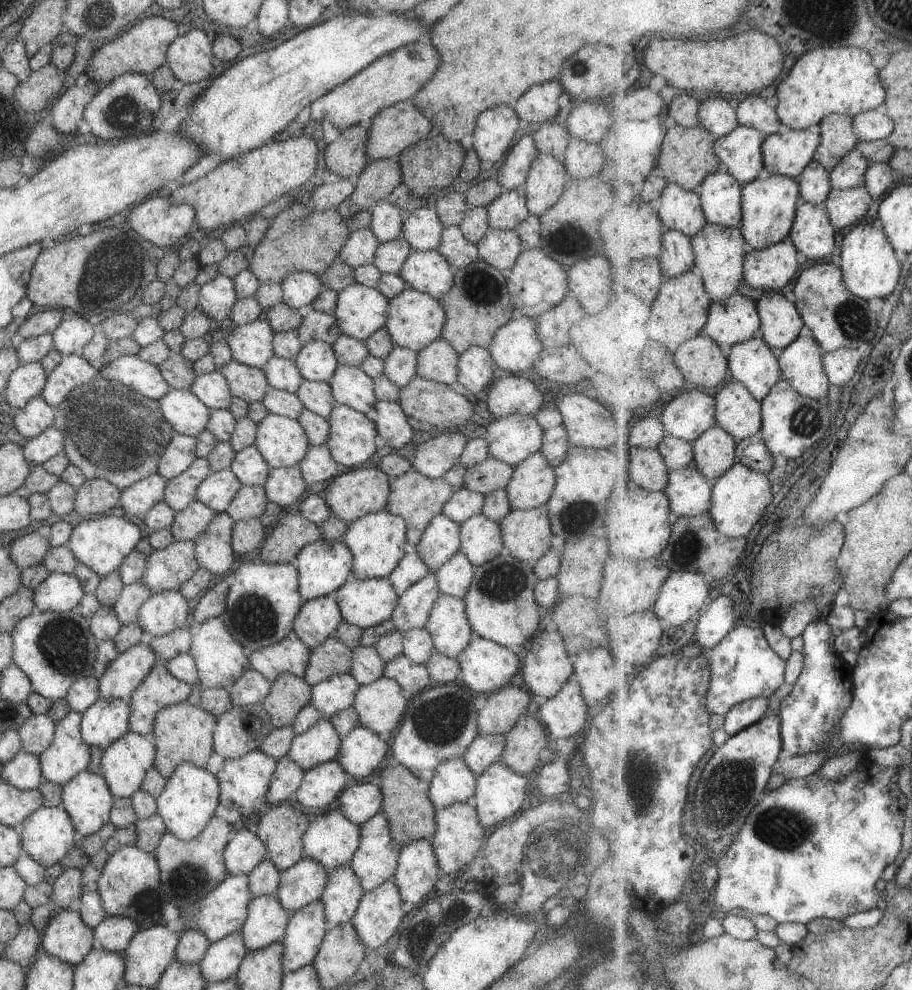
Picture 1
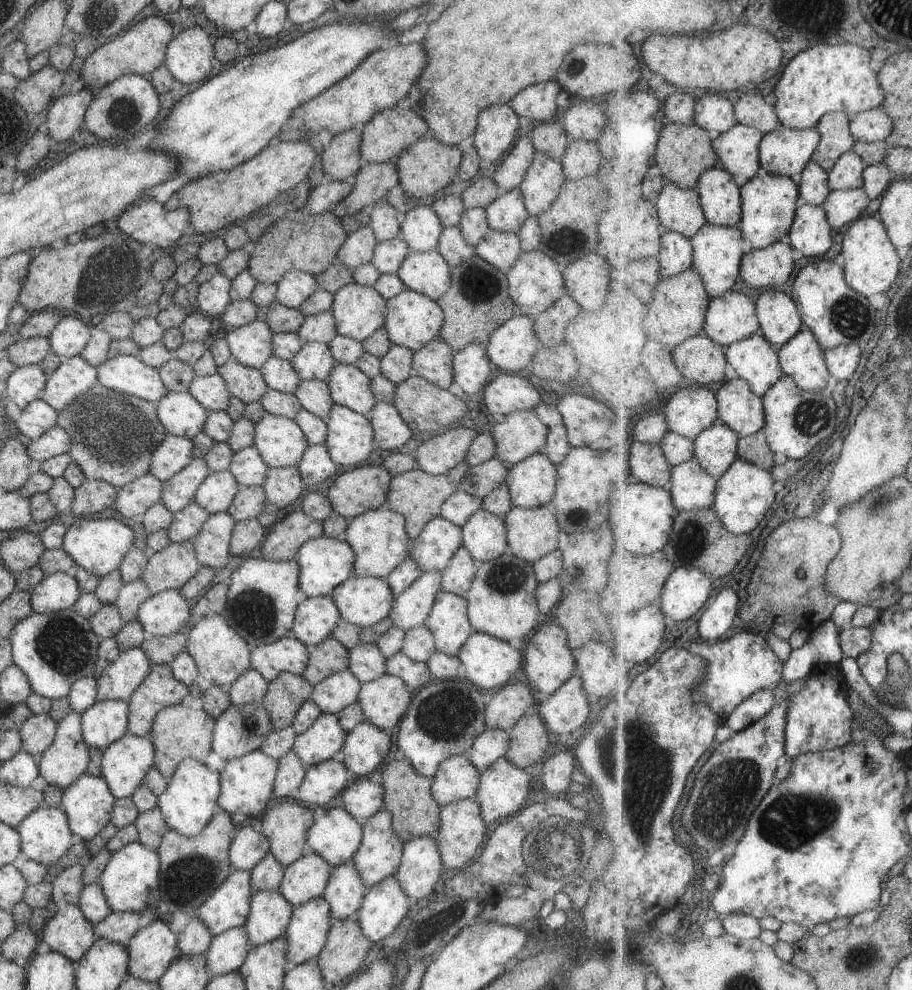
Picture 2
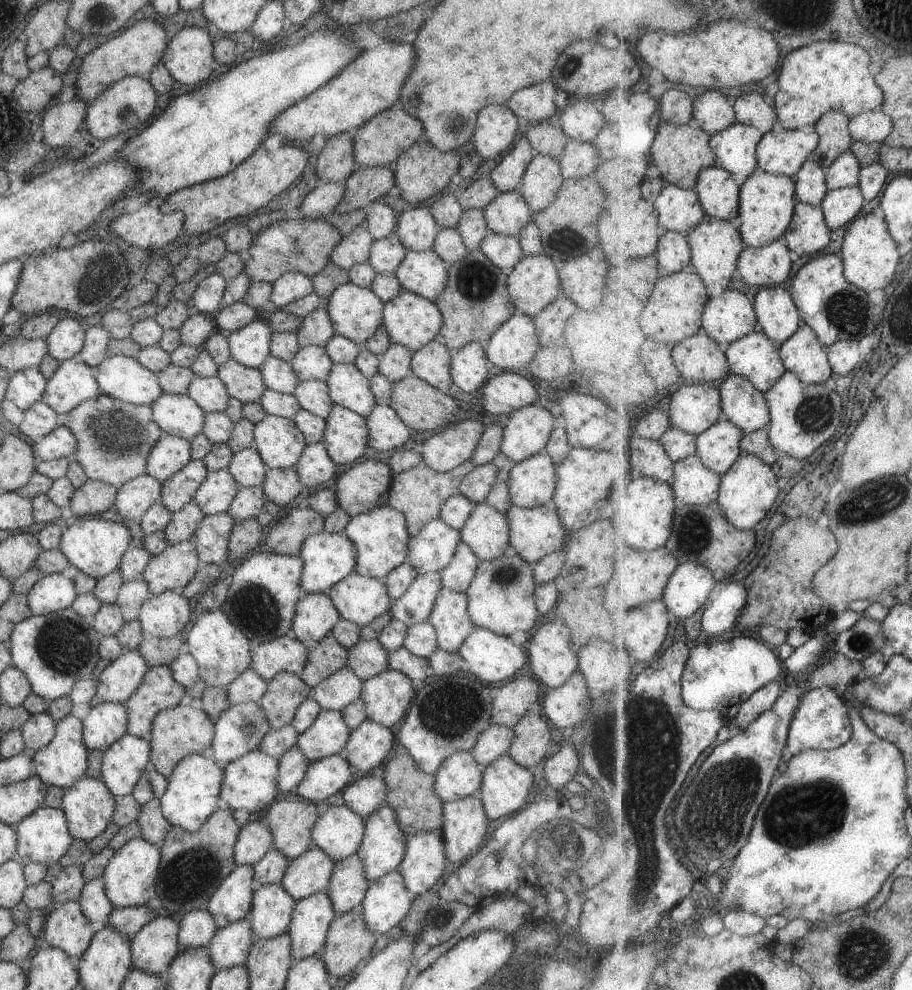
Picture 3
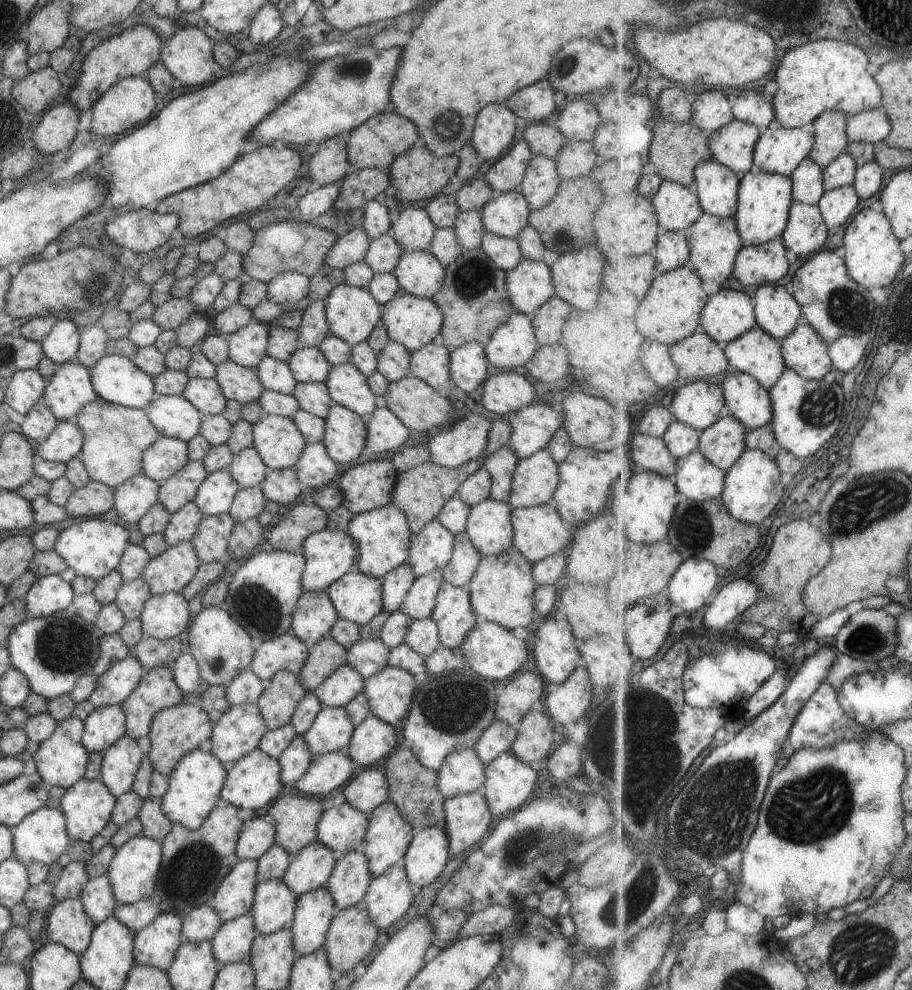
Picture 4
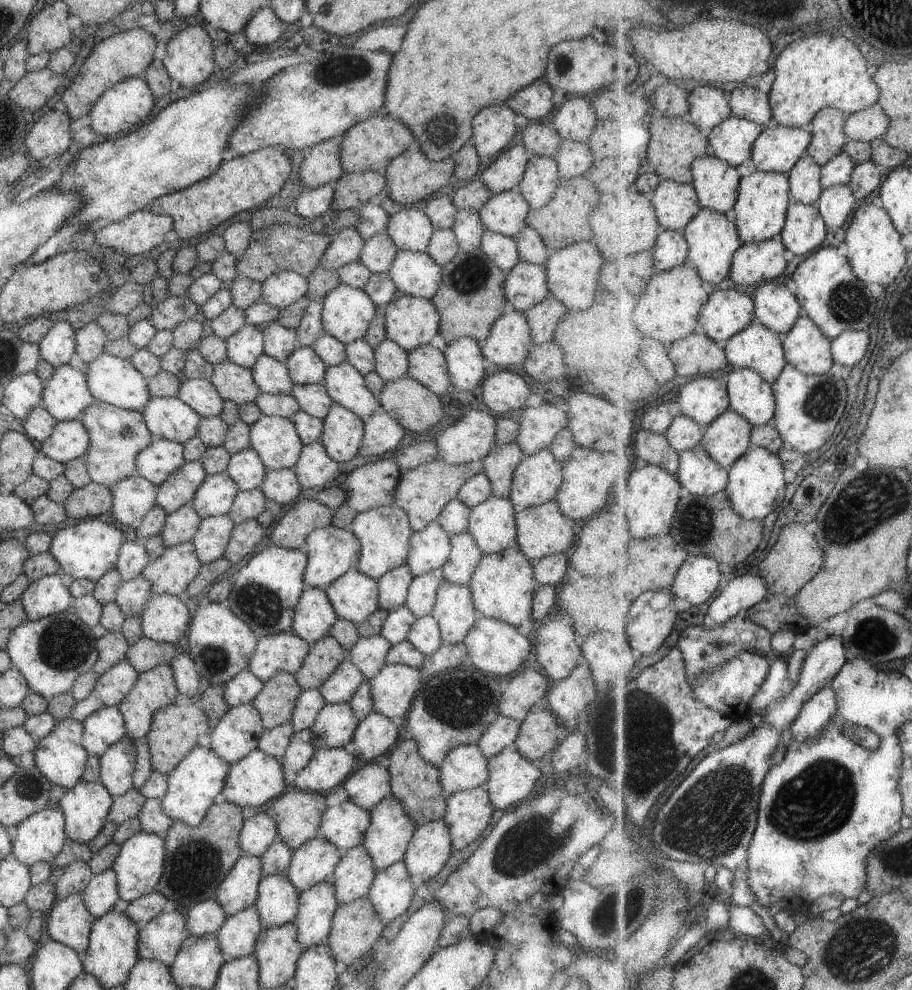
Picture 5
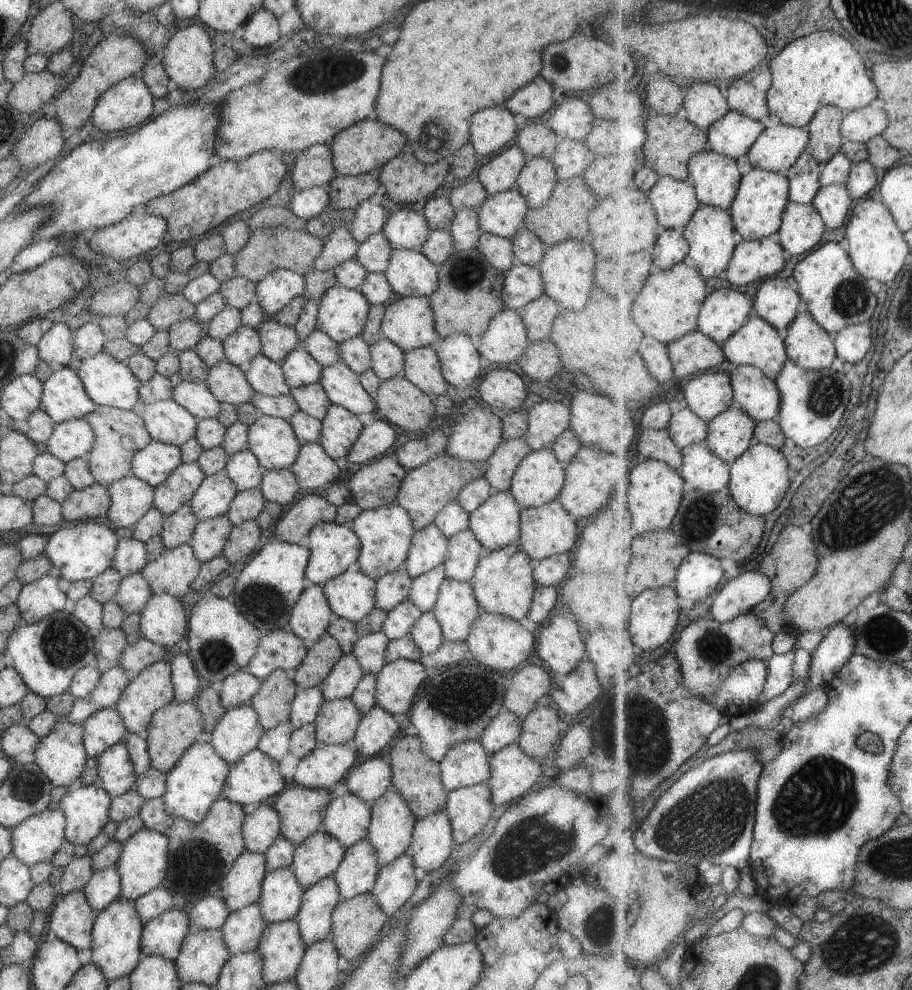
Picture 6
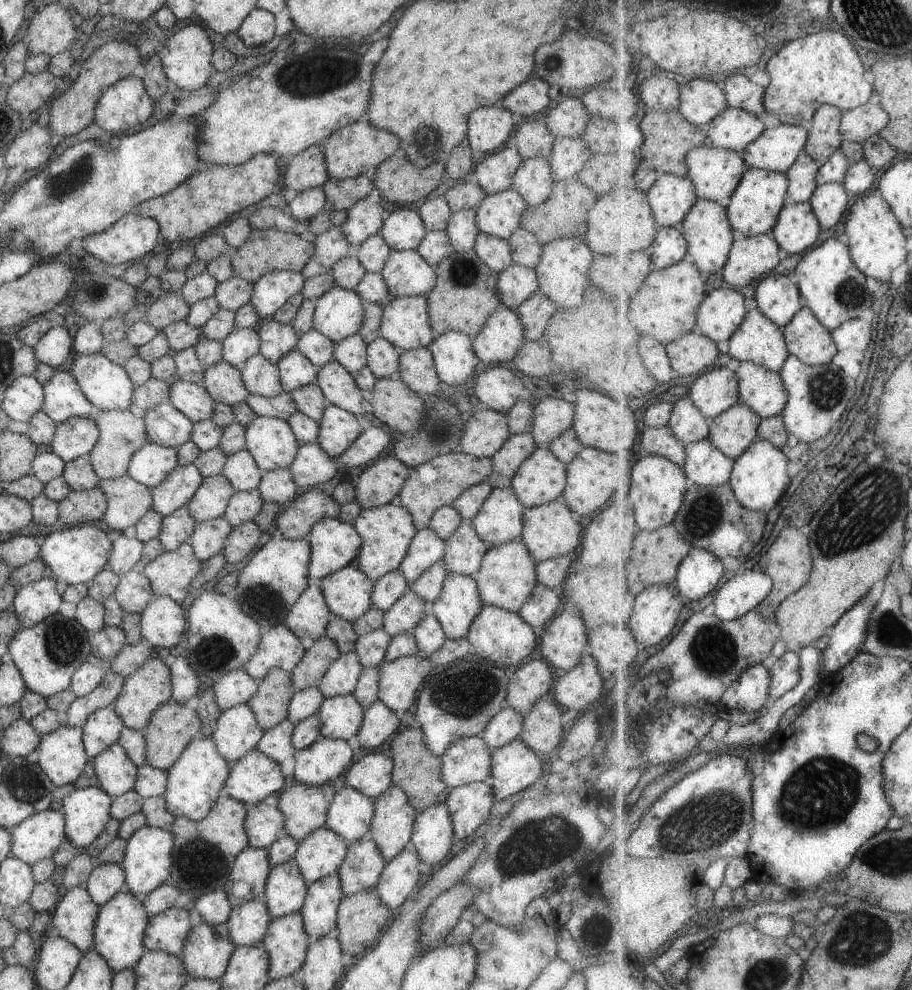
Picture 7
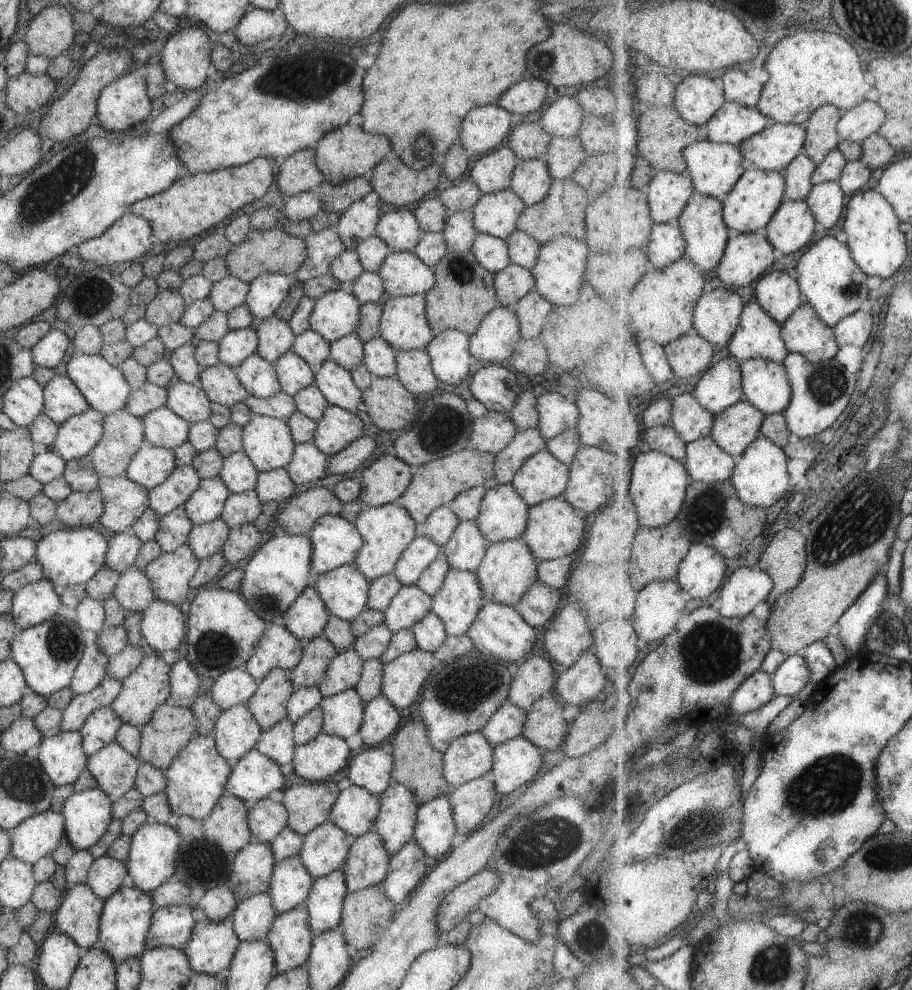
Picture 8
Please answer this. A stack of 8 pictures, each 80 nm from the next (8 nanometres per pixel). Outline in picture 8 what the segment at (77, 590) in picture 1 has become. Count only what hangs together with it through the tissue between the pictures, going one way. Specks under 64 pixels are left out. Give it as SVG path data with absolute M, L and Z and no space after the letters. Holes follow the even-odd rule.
M41 578L13 593L8 611L21 631L51 618L57 612L60 602L52 588L49 580Z

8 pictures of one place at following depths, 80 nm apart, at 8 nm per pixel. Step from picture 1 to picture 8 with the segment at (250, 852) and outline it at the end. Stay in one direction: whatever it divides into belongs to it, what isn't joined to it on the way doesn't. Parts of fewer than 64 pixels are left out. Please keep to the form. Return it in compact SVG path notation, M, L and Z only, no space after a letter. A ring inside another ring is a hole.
M266 797L248 805L246 825L252 836L251 842L270 842L286 826L287 813L280 802Z

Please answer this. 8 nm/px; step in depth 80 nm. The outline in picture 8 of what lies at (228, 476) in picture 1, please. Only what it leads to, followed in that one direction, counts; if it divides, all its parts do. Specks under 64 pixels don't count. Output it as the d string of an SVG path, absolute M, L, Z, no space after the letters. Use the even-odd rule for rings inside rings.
M217 475L205 477L200 479L197 488L182 505L187 518L194 525L208 523L220 515L229 495L227 487Z

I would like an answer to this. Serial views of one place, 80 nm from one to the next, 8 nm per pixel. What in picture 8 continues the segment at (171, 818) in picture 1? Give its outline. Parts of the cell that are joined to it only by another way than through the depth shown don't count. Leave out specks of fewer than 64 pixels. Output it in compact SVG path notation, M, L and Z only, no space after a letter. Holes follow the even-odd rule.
M195 735L191 737L183 748L175 755L171 764L163 772L165 786L163 792L171 813L187 815L194 819L205 818L223 795L230 766L215 750L211 735Z

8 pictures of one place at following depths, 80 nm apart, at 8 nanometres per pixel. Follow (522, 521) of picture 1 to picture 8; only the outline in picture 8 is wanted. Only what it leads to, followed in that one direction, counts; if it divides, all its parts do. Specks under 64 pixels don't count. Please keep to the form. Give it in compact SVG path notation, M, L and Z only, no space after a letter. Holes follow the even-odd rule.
M560 496L528 507L525 530L518 536L537 562L565 555L576 556L584 540L588 518L566 503Z

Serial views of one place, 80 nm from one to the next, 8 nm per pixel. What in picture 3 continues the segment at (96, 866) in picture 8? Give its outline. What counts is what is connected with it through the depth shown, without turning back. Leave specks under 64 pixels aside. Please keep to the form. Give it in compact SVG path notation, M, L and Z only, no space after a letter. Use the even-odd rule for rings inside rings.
M92 878L88 880L81 889L76 900L79 903L81 912L90 923L96 926L105 925L109 913L114 909L114 906L105 896L102 878Z

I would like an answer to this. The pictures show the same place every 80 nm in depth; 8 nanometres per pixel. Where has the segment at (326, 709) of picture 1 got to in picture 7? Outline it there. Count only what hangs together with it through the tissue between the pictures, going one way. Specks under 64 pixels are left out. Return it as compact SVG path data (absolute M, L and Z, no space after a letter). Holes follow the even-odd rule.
M354 651L339 654L329 664L316 687L324 699L351 693L361 671L361 663Z

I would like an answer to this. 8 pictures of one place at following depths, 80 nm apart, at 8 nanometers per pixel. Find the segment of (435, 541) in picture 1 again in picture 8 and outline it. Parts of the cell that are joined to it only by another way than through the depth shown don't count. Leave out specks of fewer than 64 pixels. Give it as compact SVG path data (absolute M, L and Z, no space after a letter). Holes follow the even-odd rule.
M414 536L409 546L399 555L391 573L400 586L414 585L421 571L440 551L427 536Z

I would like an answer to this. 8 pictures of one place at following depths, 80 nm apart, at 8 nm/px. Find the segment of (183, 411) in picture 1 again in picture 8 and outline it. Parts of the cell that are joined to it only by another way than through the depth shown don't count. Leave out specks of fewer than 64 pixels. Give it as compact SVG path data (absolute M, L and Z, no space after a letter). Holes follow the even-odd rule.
M161 406L142 417L144 441L154 447L173 450L186 441L189 423Z

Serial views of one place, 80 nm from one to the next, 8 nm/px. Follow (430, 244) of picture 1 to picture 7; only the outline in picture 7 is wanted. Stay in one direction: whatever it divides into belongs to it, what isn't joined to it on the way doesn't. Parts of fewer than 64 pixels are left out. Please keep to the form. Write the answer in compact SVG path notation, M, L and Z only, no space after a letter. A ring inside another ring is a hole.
M398 207L384 216L378 235L392 250L414 250L427 232L416 210Z

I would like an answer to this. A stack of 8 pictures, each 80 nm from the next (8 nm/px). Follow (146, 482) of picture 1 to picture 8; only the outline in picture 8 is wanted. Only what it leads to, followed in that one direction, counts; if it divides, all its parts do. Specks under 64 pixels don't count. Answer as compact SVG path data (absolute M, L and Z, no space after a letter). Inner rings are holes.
M123 475L101 477L96 489L103 499L103 508L97 521L109 532L124 531L148 507L148 491Z

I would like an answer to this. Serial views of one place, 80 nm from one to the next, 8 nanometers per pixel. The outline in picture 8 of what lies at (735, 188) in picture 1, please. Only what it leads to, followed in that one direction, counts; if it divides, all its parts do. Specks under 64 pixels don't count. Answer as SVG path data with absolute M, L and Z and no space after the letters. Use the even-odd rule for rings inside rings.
M709 138L694 142L690 147L685 148L684 157L687 163L685 174L692 176L696 192L717 197L720 200L727 197L748 167L739 146L718 143Z

